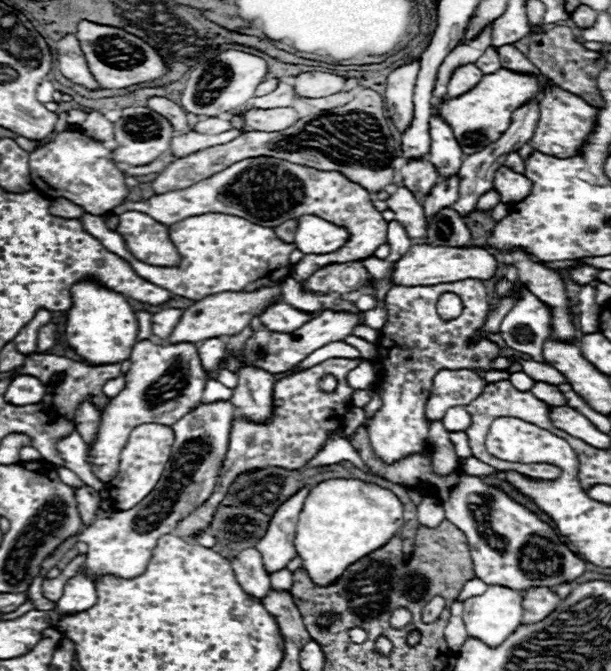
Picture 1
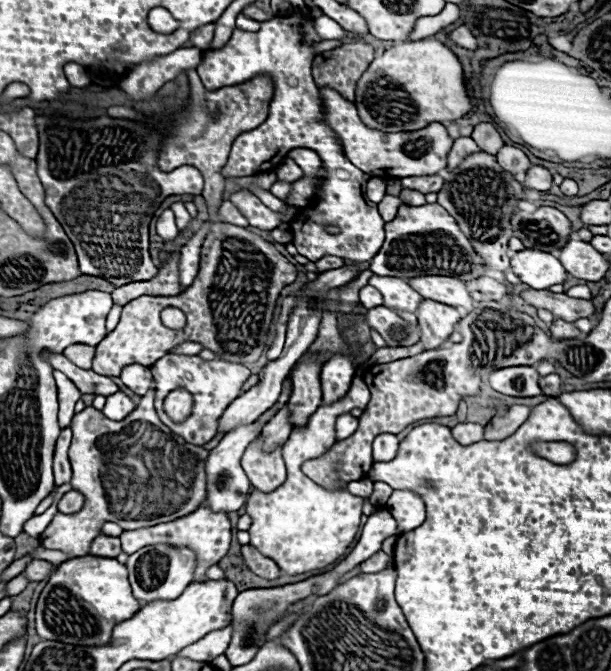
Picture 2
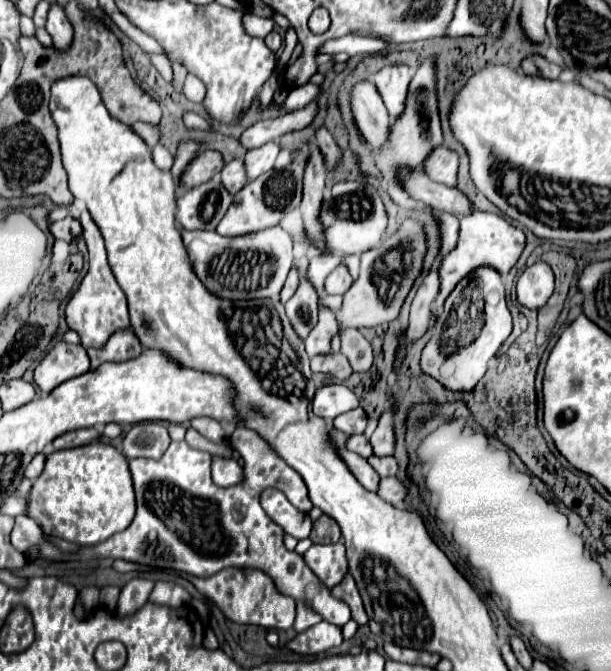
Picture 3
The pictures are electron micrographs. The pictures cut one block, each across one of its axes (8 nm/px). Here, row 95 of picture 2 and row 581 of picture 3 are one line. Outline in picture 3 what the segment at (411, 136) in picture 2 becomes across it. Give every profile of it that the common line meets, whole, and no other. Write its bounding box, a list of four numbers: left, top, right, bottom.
[304,542,348,588]

